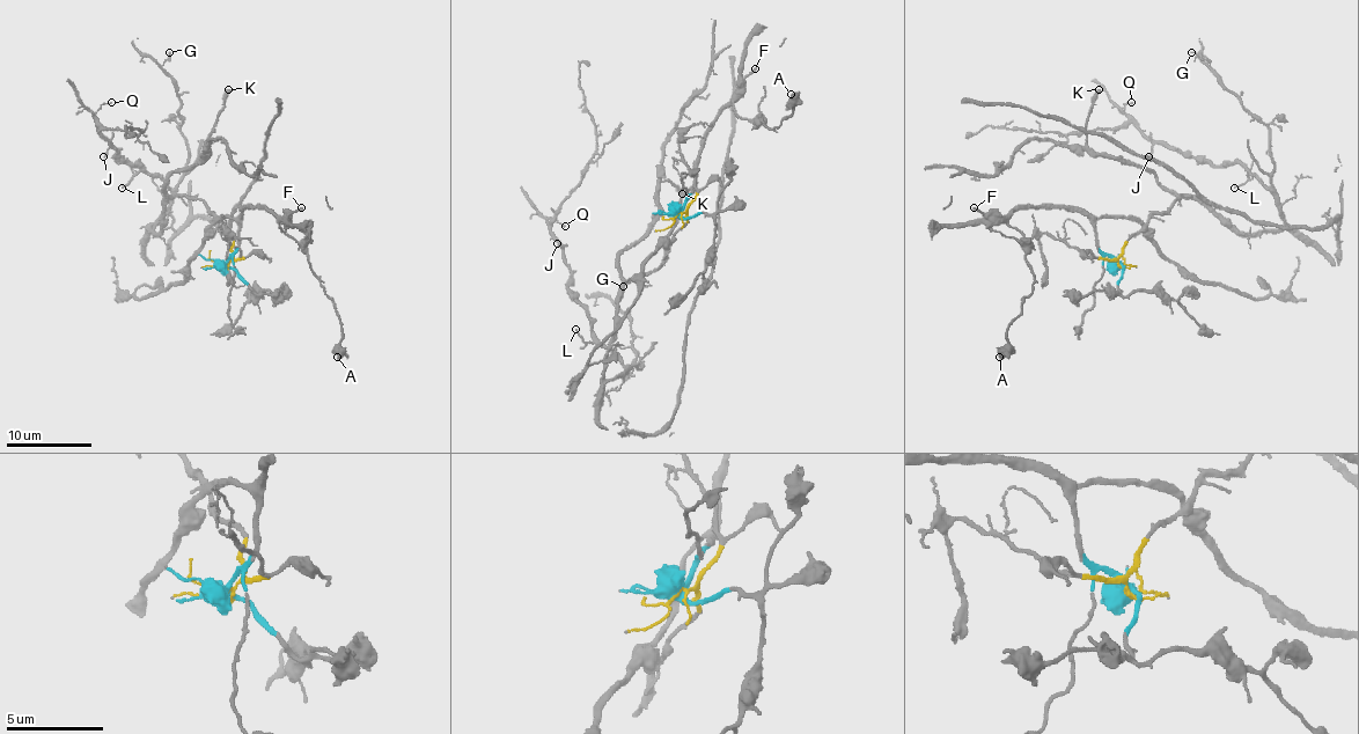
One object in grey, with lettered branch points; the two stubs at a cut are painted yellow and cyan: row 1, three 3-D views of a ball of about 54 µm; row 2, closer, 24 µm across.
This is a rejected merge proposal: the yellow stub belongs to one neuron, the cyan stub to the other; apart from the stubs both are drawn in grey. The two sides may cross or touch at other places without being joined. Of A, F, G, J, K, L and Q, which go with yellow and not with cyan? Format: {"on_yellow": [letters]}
{"on_yellow": ["G", "J", "K", "L", "Q"]}

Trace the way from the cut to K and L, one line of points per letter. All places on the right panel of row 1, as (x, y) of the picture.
K: (1121, 266), (1125, 242), (1184, 196), (1169, 193), (1153, 171), (1097, 155), (1087, 145), (1087, 117), (1100, 89)
L: (1121, 266), (1125, 242), (1181, 196), (1247, 234), (1285, 224), (1257, 176), (1249, 171), (1234, 186)

